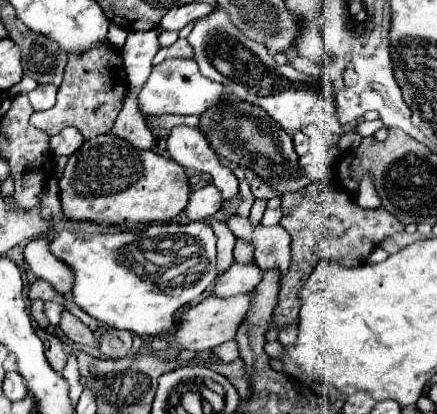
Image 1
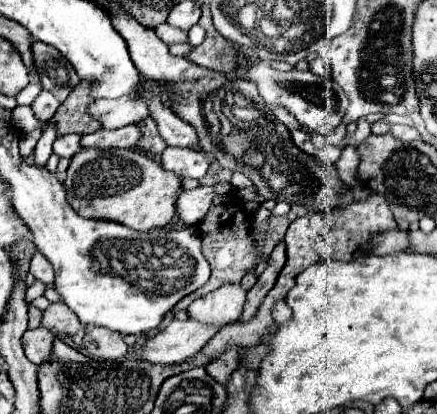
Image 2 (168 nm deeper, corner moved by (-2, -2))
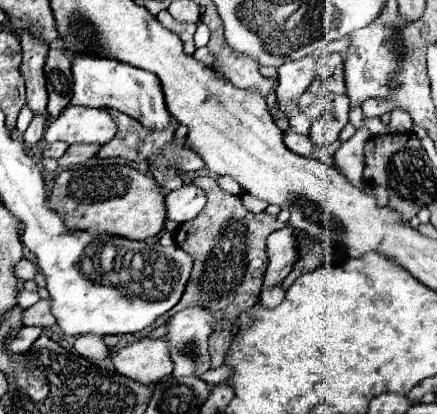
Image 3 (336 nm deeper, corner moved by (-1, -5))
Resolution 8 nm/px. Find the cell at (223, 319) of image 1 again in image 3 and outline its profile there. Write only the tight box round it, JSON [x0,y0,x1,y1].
[113,337,173,383]

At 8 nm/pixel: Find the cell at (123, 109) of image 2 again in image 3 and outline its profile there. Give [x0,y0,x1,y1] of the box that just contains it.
[45,107,117,143]

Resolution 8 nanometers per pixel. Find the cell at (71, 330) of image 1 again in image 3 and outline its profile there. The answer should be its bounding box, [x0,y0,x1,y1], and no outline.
[23,299,57,329]

